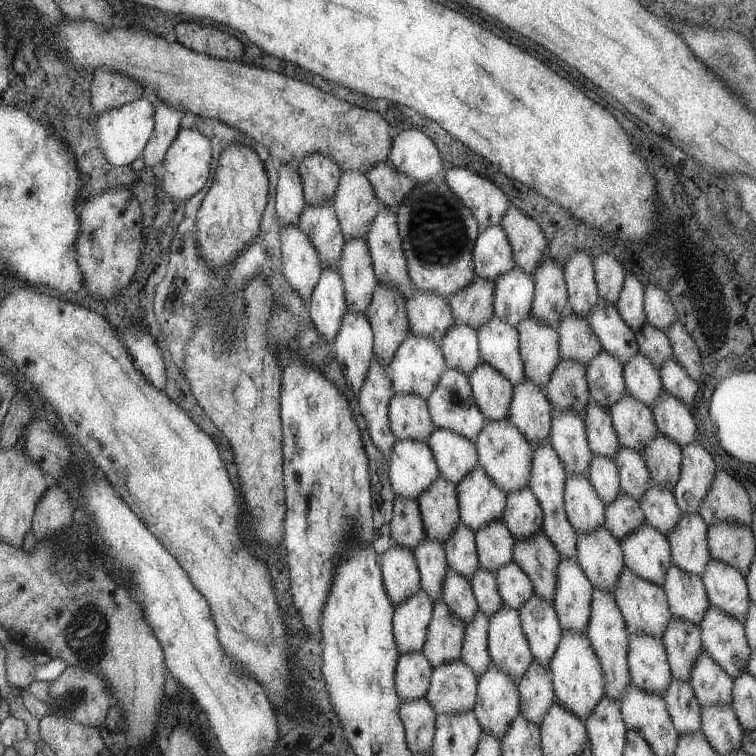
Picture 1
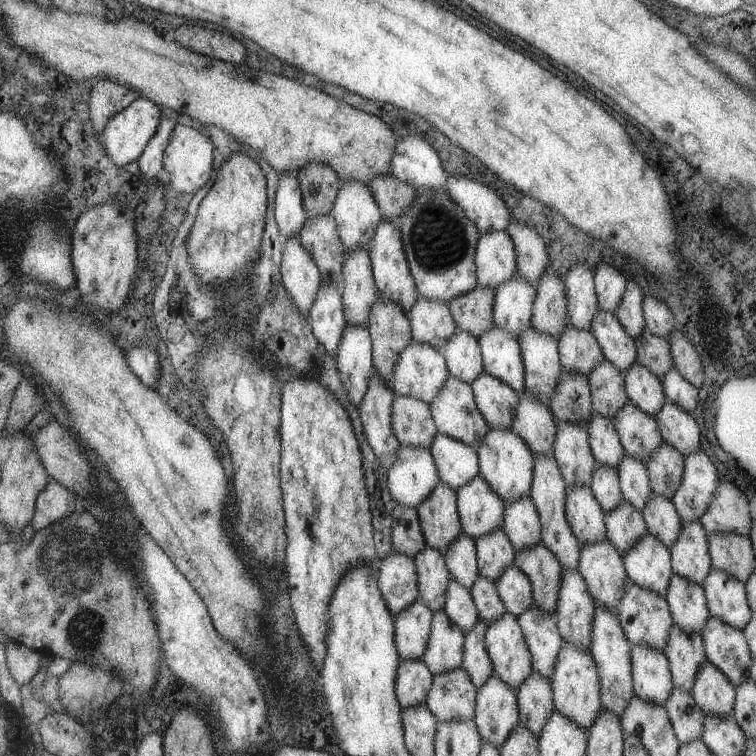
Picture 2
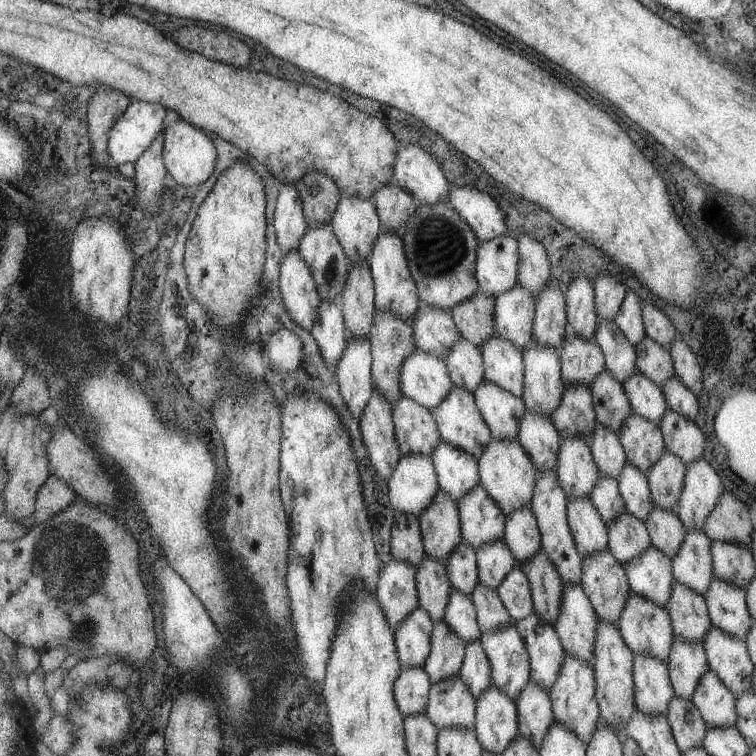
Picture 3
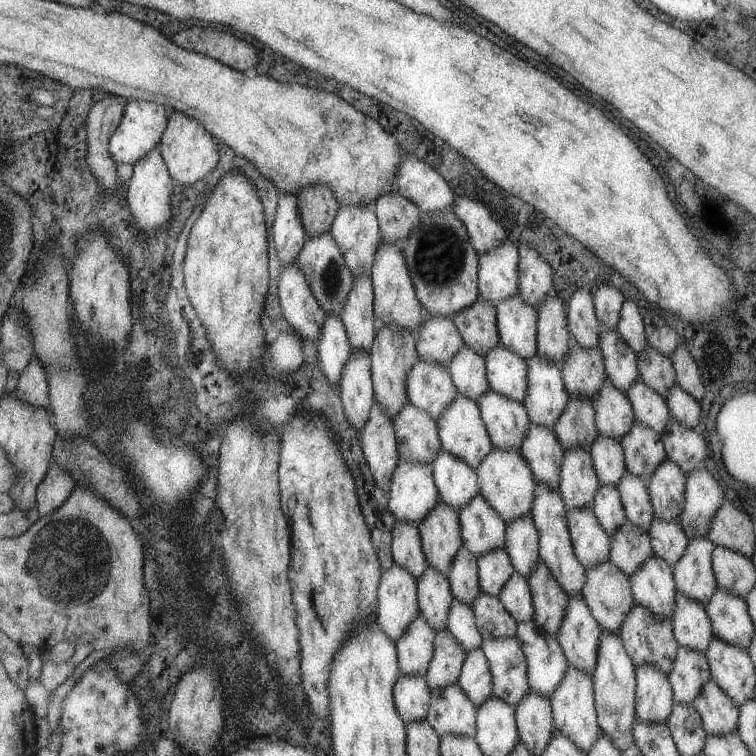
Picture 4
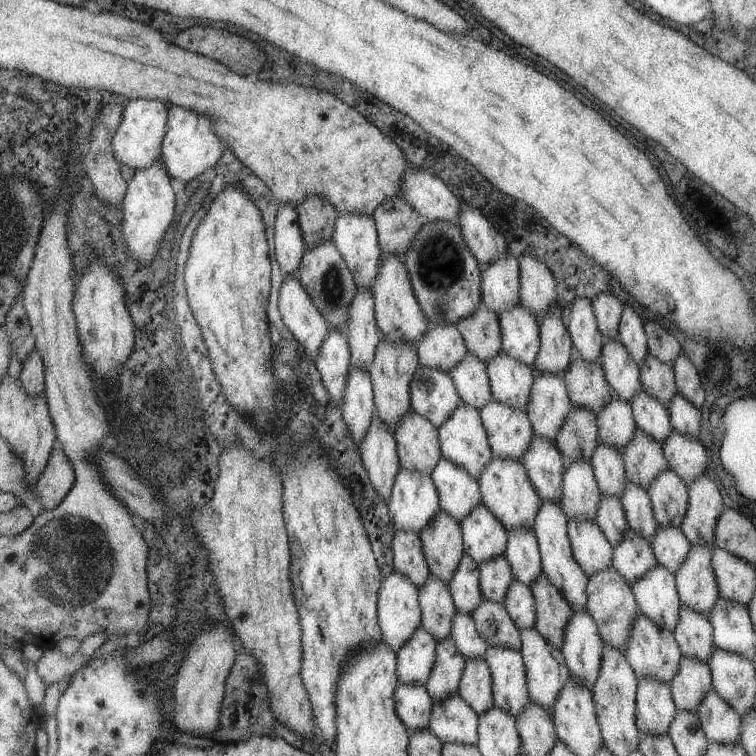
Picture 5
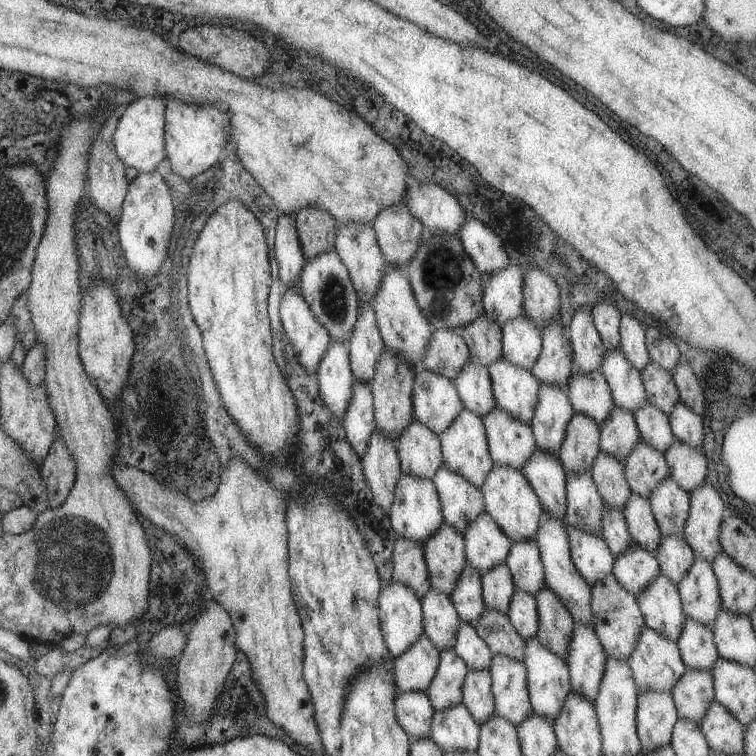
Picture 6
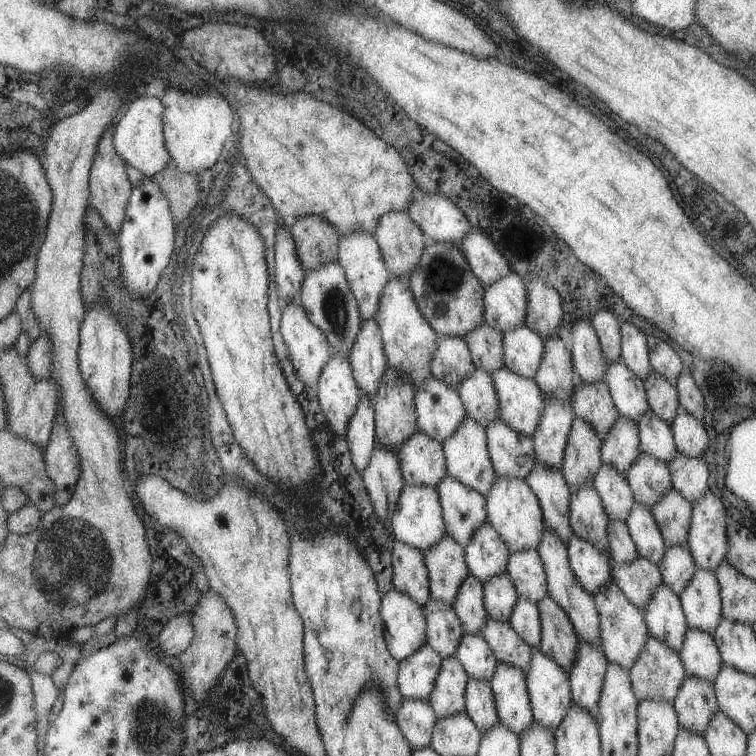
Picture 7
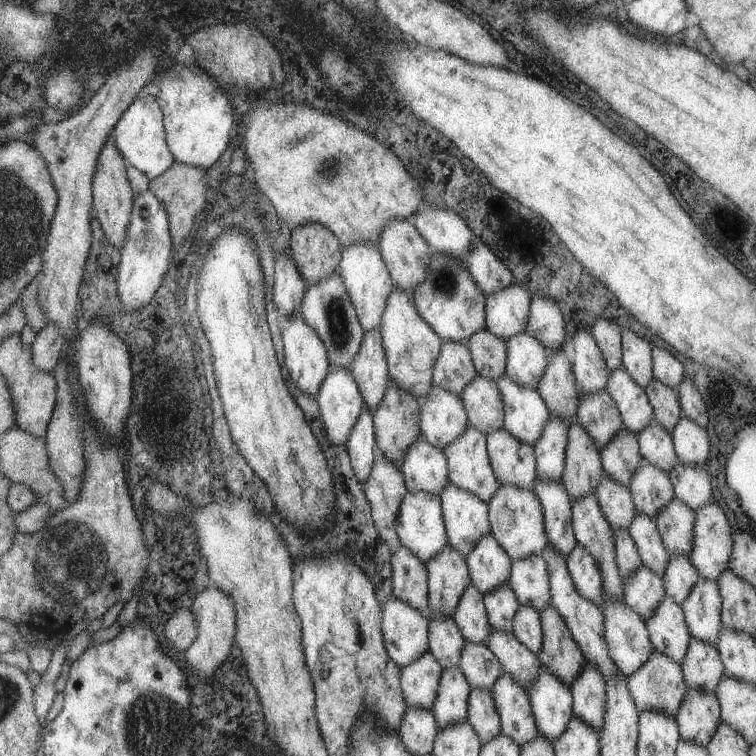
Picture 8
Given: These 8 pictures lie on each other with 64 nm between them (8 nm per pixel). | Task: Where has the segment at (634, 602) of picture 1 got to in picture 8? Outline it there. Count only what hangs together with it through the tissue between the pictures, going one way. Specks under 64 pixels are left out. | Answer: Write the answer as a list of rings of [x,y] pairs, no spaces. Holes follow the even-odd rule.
[[[651,648],[649,654],[647,654],[647,660],[635,672],[631,672],[626,677],[626,682],[631,699],[638,712],[641,712],[641,710],[657,710],[657,712],[665,712],[669,716],[676,716],[675,712],[677,712],[677,708],[679,708],[679,704],[683,700],[683,692],[685,692],[686,688],[681,664],[673,662],[665,654]]]

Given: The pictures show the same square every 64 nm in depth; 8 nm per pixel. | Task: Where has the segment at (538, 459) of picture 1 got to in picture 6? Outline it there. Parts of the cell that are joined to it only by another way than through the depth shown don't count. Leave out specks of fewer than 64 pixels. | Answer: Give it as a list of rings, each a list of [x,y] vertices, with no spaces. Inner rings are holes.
[[[543,513],[539,516],[537,532],[535,532],[535,543],[540,555],[540,562],[543,568],[543,580],[545,587],[551,590],[563,602],[565,610],[571,614],[573,623],[591,624],[593,626],[593,612],[591,612],[590,587],[587,582],[581,578],[581,574],[575,570],[571,562],[569,544],[566,534],[566,524],[561,524],[557,518]]]

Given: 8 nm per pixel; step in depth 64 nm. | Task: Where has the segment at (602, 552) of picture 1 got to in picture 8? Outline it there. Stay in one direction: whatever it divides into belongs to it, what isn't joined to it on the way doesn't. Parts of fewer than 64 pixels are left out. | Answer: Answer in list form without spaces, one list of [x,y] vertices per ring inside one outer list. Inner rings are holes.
[[[603,598],[599,610],[603,614],[603,640],[607,646],[607,654],[609,654],[615,667],[627,677],[647,660],[647,654],[652,648],[646,624],[623,600],[615,602],[615,600]]]

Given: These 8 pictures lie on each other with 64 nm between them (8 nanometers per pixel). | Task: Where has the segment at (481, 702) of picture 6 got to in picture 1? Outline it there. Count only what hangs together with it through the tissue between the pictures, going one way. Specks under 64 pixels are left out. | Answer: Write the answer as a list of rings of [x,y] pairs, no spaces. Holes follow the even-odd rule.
[[[481,611],[475,613],[470,624],[464,626],[460,661],[479,678],[492,664],[487,650],[488,618]]]

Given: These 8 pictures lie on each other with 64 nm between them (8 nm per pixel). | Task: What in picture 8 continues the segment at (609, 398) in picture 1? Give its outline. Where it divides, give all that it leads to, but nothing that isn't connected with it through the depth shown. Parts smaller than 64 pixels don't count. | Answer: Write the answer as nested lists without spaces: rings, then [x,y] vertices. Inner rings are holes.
[[[623,426],[601,448],[600,462],[602,472],[605,472],[611,480],[615,480],[617,484],[621,484],[623,488],[629,487],[629,480],[635,468],[646,464],[639,455],[636,435],[627,432]]]

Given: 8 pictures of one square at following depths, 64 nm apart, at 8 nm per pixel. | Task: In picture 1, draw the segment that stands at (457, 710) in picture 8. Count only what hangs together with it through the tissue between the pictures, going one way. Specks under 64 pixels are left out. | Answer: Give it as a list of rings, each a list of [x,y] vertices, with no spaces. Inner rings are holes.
[[[440,600],[432,606],[432,617],[420,653],[432,670],[443,663],[459,661],[463,637],[464,624]]]

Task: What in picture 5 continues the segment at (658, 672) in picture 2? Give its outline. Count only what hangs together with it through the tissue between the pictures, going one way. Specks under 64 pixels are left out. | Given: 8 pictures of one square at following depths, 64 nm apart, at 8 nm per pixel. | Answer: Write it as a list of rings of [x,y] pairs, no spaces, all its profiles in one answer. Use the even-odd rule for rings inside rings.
[[[653,678],[636,679],[635,723],[643,734],[668,734],[675,716],[670,686]]]

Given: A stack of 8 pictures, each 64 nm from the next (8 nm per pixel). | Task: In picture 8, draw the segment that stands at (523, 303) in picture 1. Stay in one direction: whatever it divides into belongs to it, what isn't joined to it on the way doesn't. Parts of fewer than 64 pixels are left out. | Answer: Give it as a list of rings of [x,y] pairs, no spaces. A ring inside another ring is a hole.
[[[519,332],[505,340],[505,354],[507,378],[519,386],[536,388],[549,362],[550,351],[527,332]]]

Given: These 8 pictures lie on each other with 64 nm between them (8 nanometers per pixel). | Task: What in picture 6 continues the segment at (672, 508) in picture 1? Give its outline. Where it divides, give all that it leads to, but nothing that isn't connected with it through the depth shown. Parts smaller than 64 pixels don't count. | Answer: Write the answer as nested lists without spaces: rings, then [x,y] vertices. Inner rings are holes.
[[[673,534],[673,536],[661,536],[659,546],[655,548],[654,558],[658,563],[659,571],[677,587],[677,582],[691,568],[694,557],[684,538]]]

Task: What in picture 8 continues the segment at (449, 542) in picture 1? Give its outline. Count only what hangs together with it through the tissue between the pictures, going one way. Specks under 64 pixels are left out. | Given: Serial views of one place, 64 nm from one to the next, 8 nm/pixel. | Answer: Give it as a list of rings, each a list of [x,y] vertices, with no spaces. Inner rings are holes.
[[[467,584],[463,594],[459,596],[452,618],[464,640],[477,642],[477,644],[487,643],[490,625],[484,610],[484,596],[475,590],[473,584]]]

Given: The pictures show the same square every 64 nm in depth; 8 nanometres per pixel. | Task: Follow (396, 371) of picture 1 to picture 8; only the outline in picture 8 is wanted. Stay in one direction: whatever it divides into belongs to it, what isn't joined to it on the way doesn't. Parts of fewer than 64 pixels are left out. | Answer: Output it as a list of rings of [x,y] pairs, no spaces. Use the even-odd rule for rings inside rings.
[[[431,384],[425,396],[417,397],[421,437],[439,448],[459,438],[468,426],[460,396]]]

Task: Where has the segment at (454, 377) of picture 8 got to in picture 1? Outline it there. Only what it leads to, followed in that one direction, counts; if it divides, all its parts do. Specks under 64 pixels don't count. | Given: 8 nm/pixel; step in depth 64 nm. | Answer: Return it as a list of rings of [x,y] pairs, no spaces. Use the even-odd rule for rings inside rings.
[[[417,288],[406,300],[406,315],[411,333],[429,337],[438,344],[454,325],[447,299]]]

